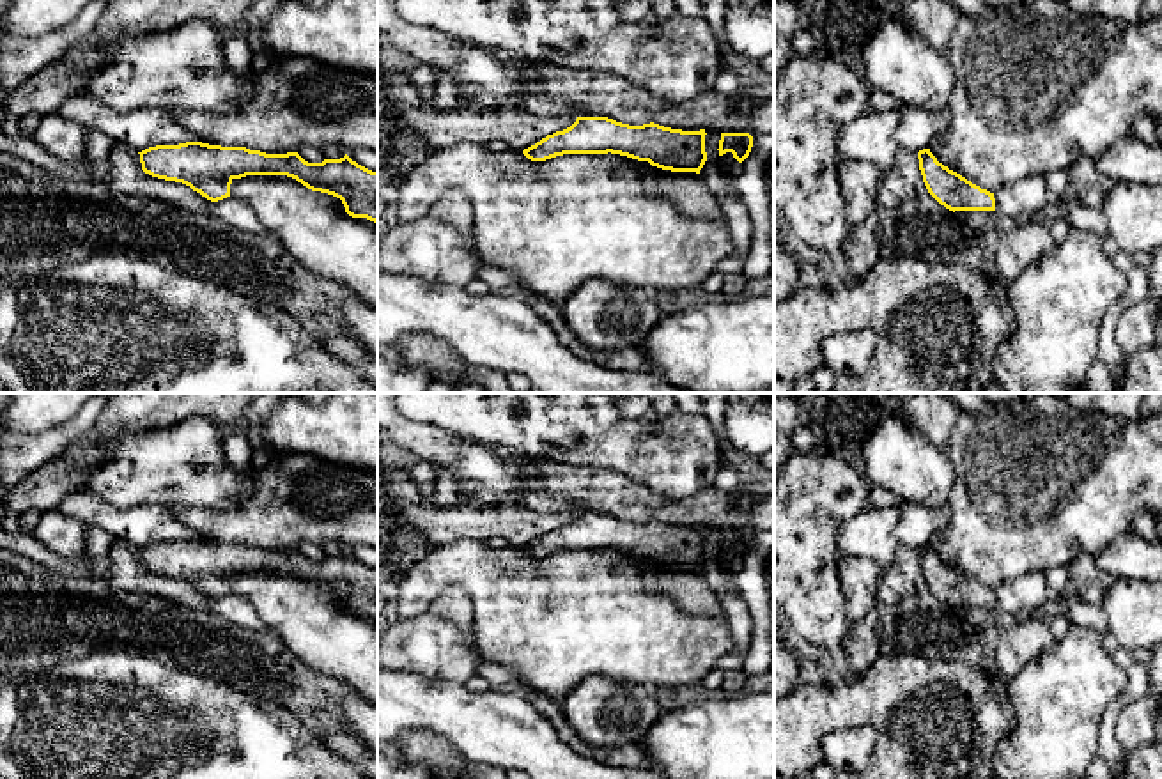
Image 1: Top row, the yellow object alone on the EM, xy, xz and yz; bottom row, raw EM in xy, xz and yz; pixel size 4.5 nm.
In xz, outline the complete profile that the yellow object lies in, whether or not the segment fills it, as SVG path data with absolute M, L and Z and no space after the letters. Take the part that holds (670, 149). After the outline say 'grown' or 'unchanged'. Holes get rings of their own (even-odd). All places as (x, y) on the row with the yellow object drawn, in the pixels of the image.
M577 117L576 122L523 150L531 161L563 154L620 154L671 172L696 172L707 161L705 129L682 131L659 124L629 126L608 117Z | unchanged

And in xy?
M202 142L156 145L138 154L145 174L182 182L211 202L230 197L234 179L287 175L312 191L340 198L349 216L377 223L377 172L358 165L347 154L308 163L298 152L266 154Z | unchanged

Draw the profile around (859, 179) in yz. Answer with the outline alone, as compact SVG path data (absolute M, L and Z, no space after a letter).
M841 159L840 182L847 200L848 227L859 225L877 205L884 172L864 159Z

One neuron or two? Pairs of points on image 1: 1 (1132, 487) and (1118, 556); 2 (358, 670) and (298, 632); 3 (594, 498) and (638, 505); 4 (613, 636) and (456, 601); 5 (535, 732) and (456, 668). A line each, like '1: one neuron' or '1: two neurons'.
1: two neurons
2: one neuron
3: one neuron
4: two neurons
5: two neurons

